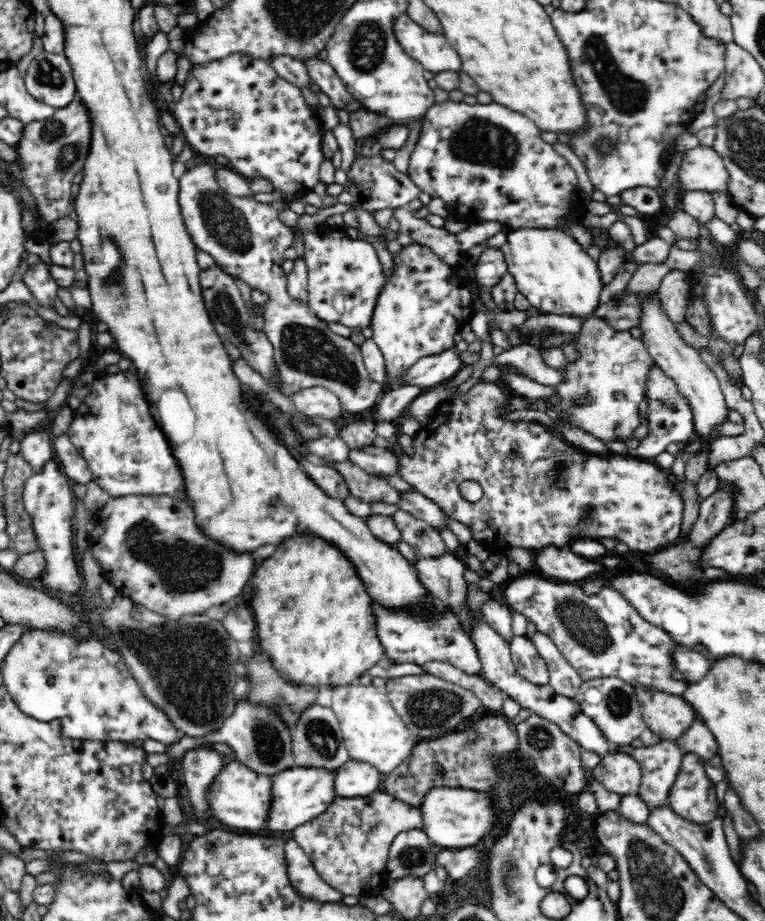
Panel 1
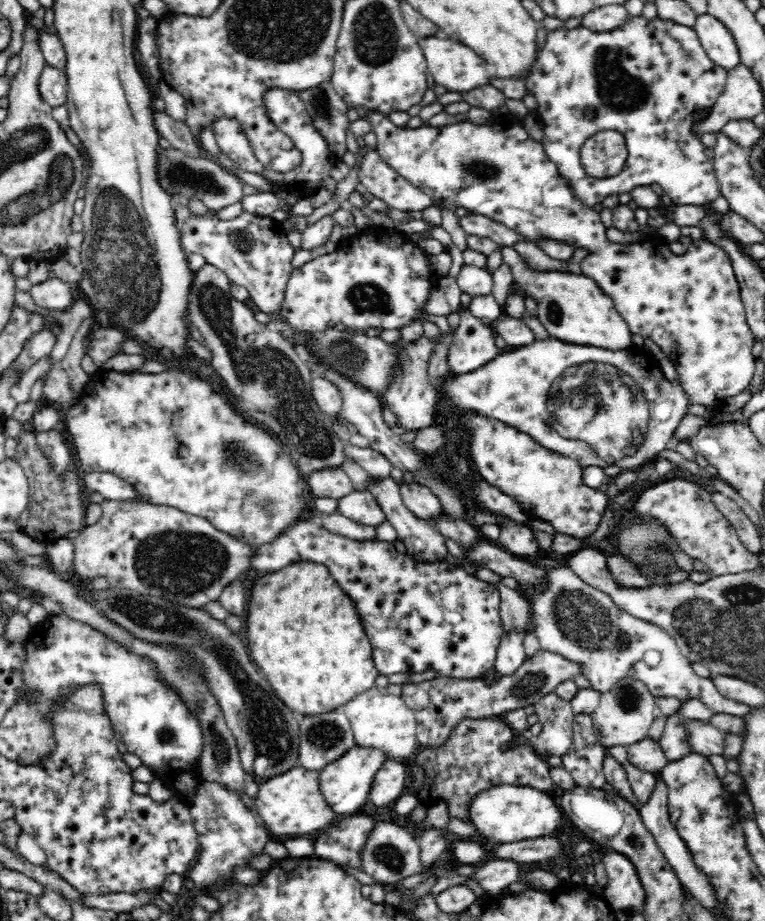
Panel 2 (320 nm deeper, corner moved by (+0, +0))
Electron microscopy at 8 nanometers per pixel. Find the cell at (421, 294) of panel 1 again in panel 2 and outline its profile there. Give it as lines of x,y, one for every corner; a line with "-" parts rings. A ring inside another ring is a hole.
422,337
418,342
404,344
404,350
401,354
401,367
397,370
397,377
387,390
388,394
382,401
398,419
398,426
406,431
422,430
423,428
435,425
434,415
436,414
437,403
439,399
434,380
429,376
428,360
432,356
437,340
428,340

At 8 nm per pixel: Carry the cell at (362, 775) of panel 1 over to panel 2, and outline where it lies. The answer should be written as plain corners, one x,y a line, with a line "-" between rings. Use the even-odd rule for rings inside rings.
403,760
386,761
380,772
376,774
376,780
369,794
369,803
388,807
392,802
396,803
404,793
408,793
407,765
407,762

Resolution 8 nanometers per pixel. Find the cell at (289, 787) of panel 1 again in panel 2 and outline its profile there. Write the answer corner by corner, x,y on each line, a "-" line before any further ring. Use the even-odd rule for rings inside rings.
357,745
348,750
339,760
332,762
331,765
319,772
320,789
326,798
326,803
338,815
352,815
364,810
370,800
369,794
372,784
376,780
376,774
380,772
386,761
390,760
394,759
386,757
382,750
376,748
363,748

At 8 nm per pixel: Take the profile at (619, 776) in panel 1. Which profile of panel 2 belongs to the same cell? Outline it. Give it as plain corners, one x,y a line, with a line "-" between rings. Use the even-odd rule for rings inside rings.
647,737
641,742
631,744
627,747
628,761
636,765
639,770
650,773
661,772
668,764
669,759
664,755
660,743

